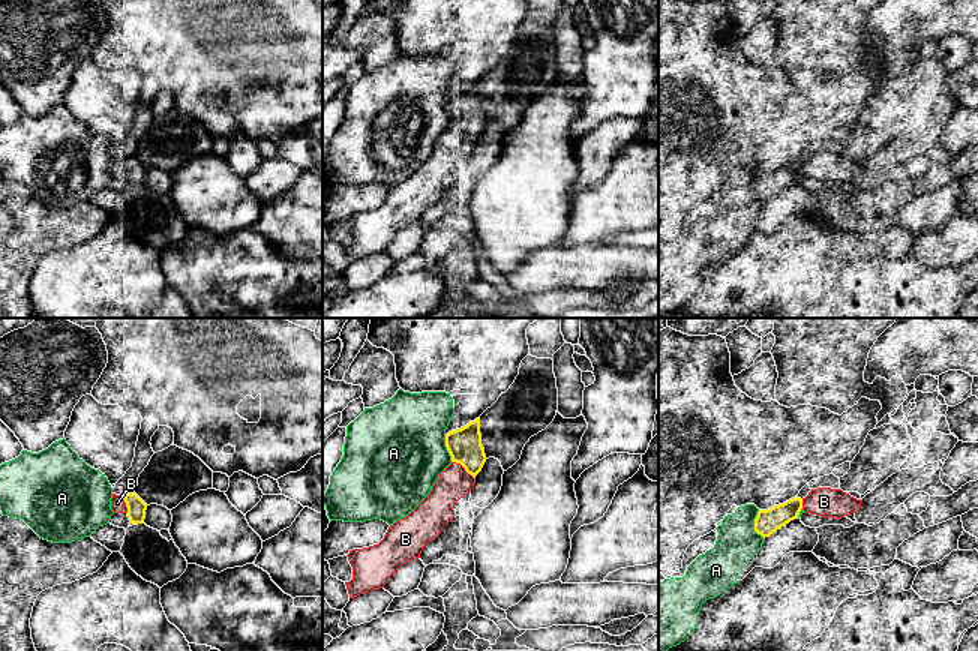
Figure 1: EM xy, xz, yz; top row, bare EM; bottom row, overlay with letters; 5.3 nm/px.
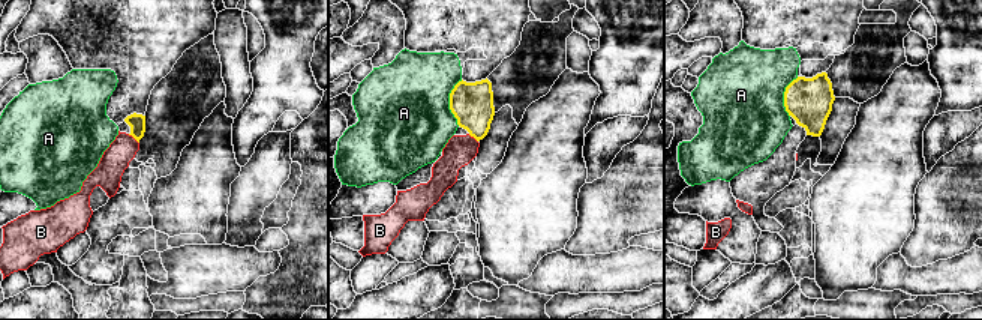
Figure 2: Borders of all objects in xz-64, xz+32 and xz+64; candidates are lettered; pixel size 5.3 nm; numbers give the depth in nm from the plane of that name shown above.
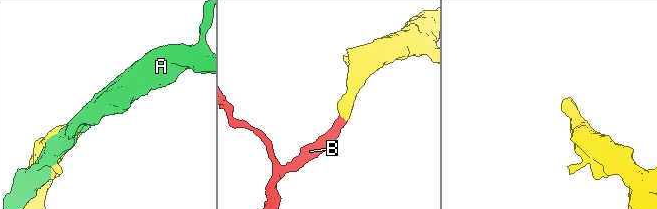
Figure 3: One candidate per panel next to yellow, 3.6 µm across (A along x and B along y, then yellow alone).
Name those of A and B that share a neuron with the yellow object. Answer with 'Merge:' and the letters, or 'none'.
Merge: B

